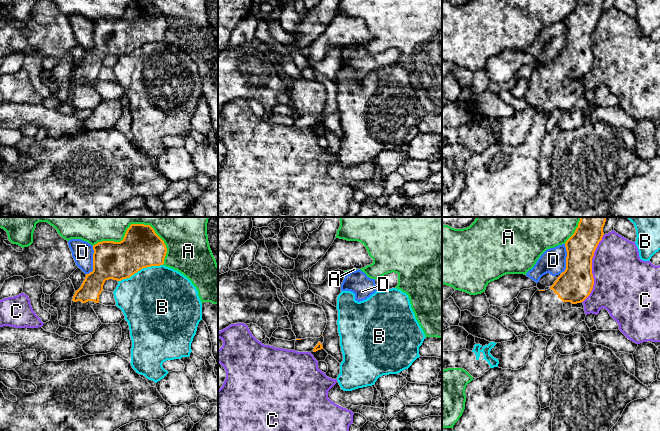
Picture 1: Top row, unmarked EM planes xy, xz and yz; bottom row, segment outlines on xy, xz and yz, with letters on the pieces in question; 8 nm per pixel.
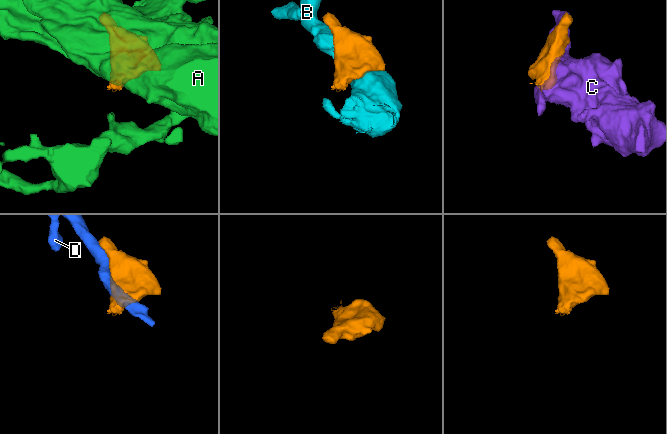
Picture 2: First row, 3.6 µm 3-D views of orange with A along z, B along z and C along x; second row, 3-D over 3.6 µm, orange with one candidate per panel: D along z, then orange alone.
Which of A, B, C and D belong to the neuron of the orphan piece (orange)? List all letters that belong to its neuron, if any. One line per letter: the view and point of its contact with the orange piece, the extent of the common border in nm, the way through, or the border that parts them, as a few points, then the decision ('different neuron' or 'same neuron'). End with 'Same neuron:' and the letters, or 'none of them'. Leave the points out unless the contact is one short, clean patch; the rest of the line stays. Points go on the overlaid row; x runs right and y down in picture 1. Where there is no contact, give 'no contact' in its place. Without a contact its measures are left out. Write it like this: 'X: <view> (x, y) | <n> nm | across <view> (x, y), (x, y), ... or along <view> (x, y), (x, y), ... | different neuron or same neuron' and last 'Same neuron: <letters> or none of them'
A: xy (131, 224) | 600 nm | different neuron
B: xy (140, 269) | 380 nm | different neuron
C: yz (591, 268) | 600 nm | different neuron
D: xy (93, 261) | 240 nm | different neuron
Same neuron: none of them

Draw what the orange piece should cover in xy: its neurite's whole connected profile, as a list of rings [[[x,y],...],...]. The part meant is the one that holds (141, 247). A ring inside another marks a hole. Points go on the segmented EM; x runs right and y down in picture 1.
[[[131,224],[122,241],[98,242],[93,250],[93,271],[72,299],[70,328],[78,334],[92,335],[102,325],[91,306],[99,303],[106,280],[121,281],[143,268],[163,265],[167,253],[164,241],[144,224]]]

